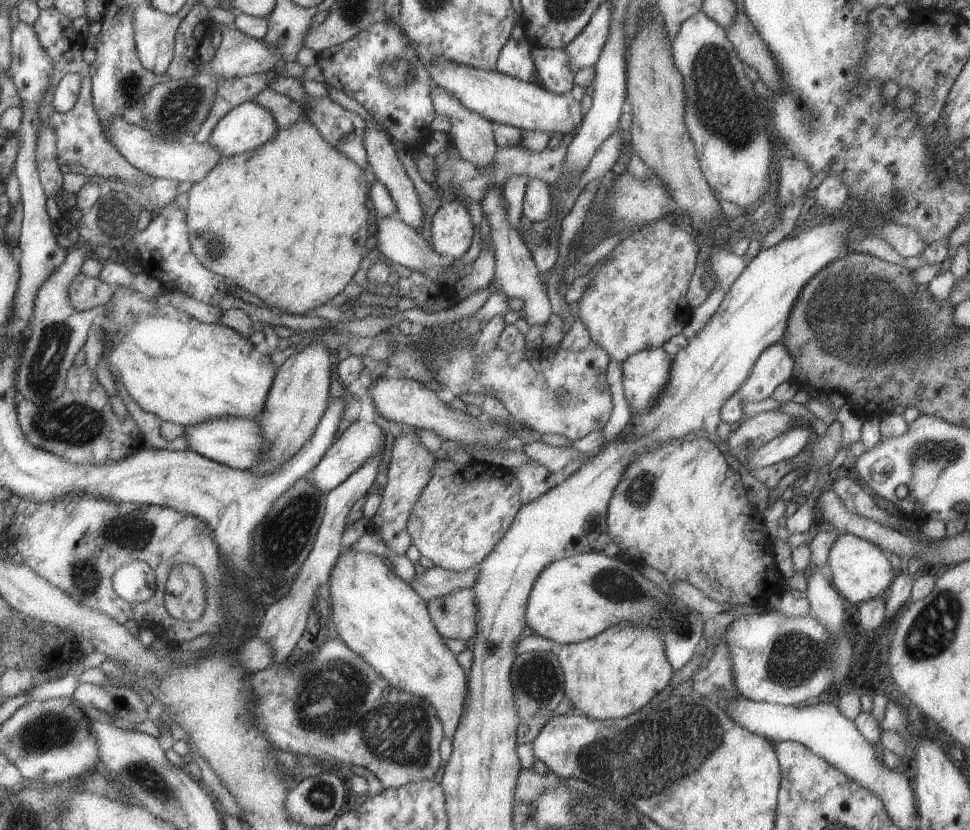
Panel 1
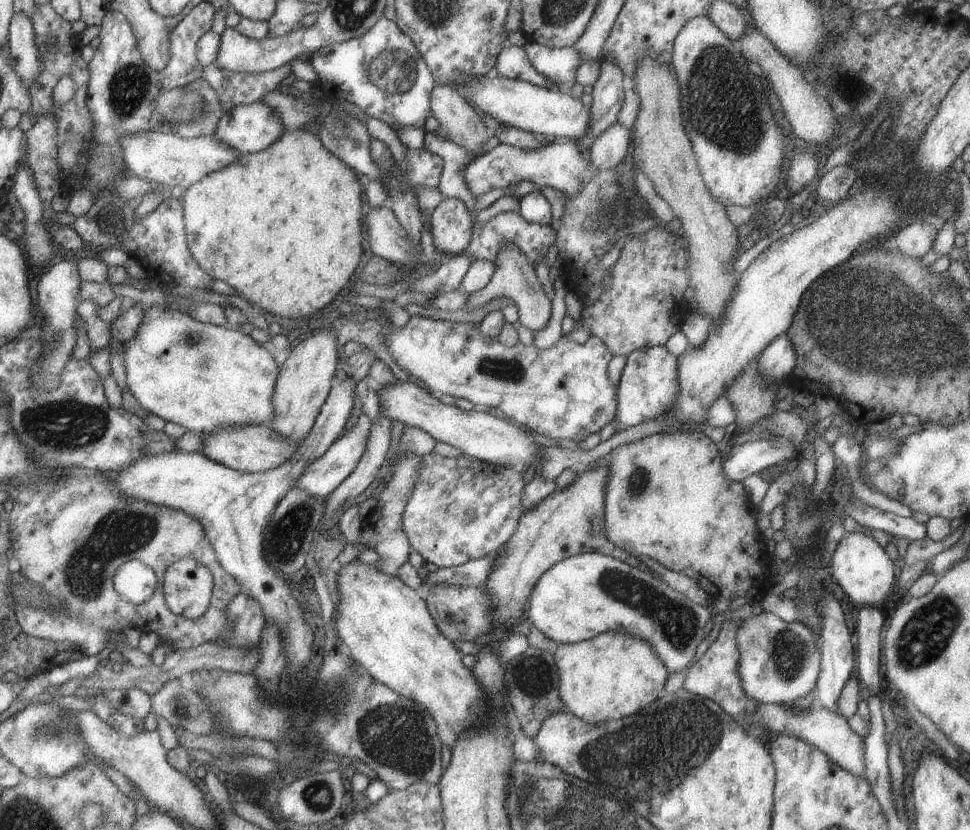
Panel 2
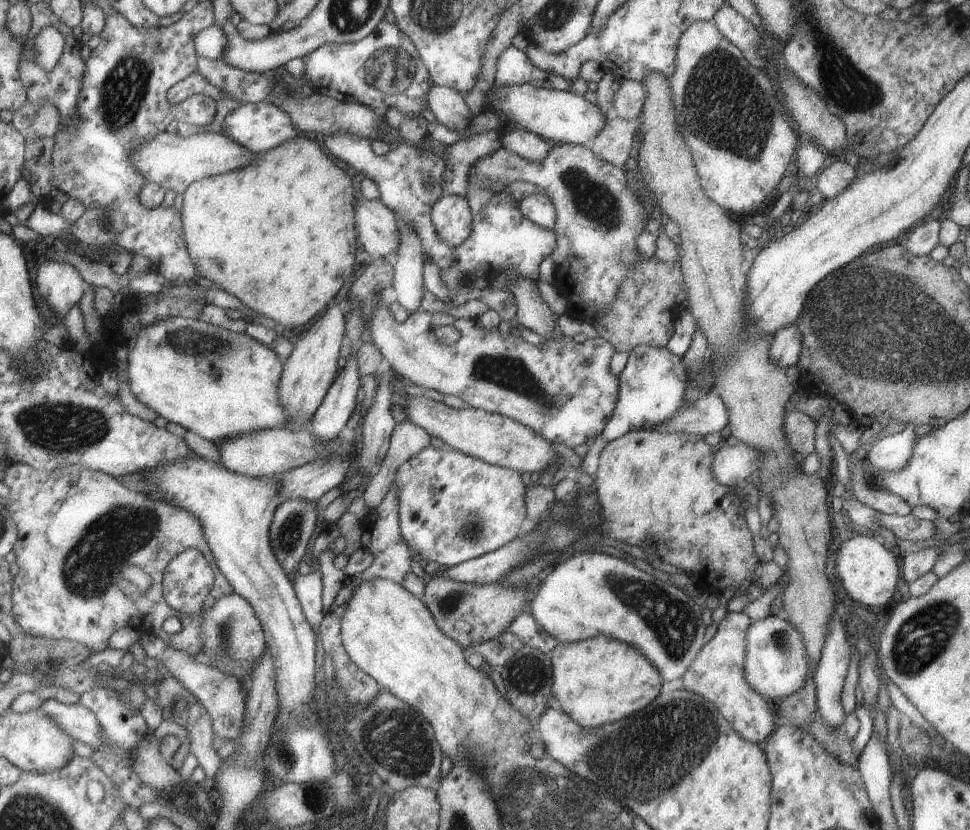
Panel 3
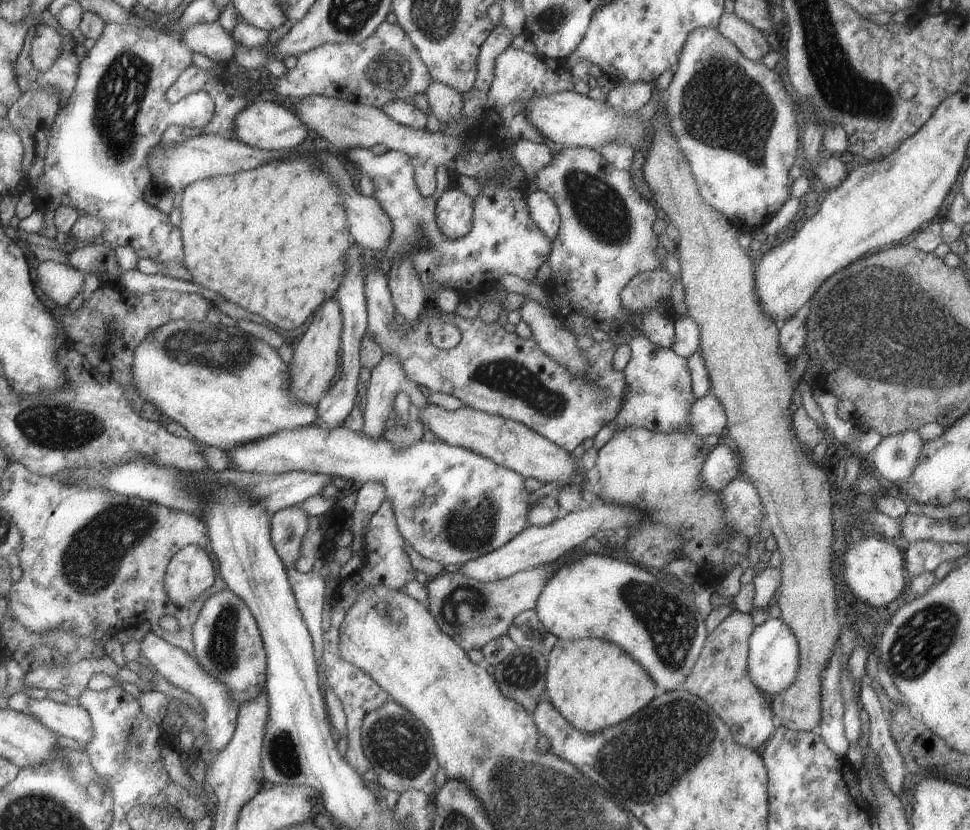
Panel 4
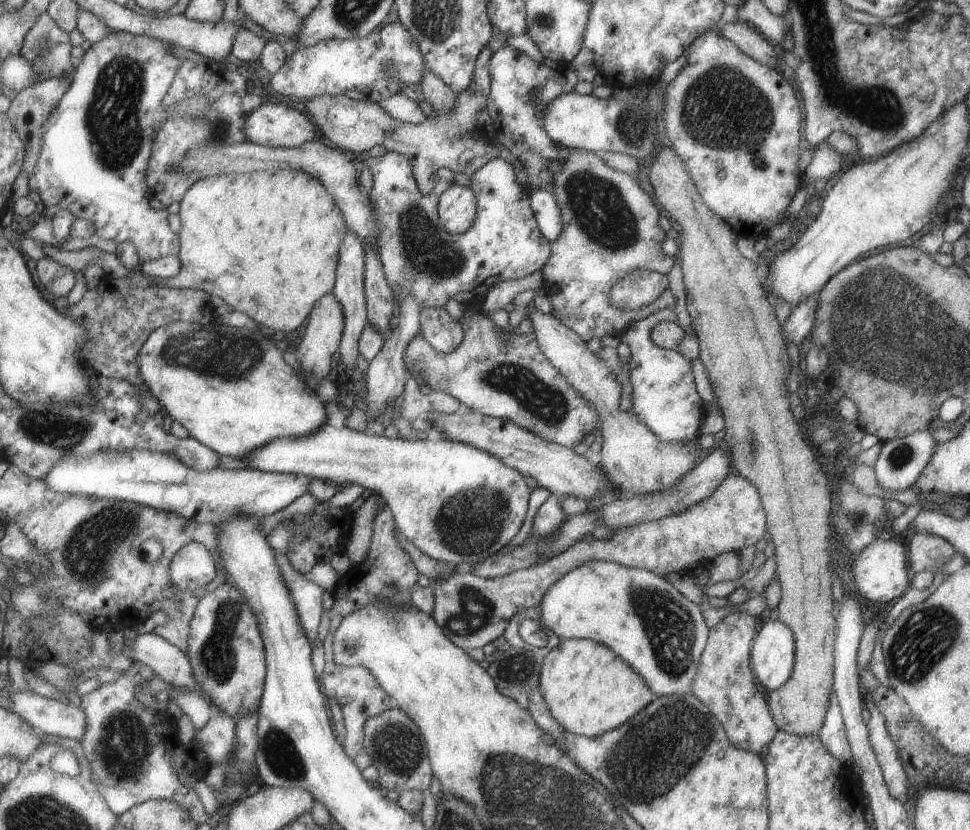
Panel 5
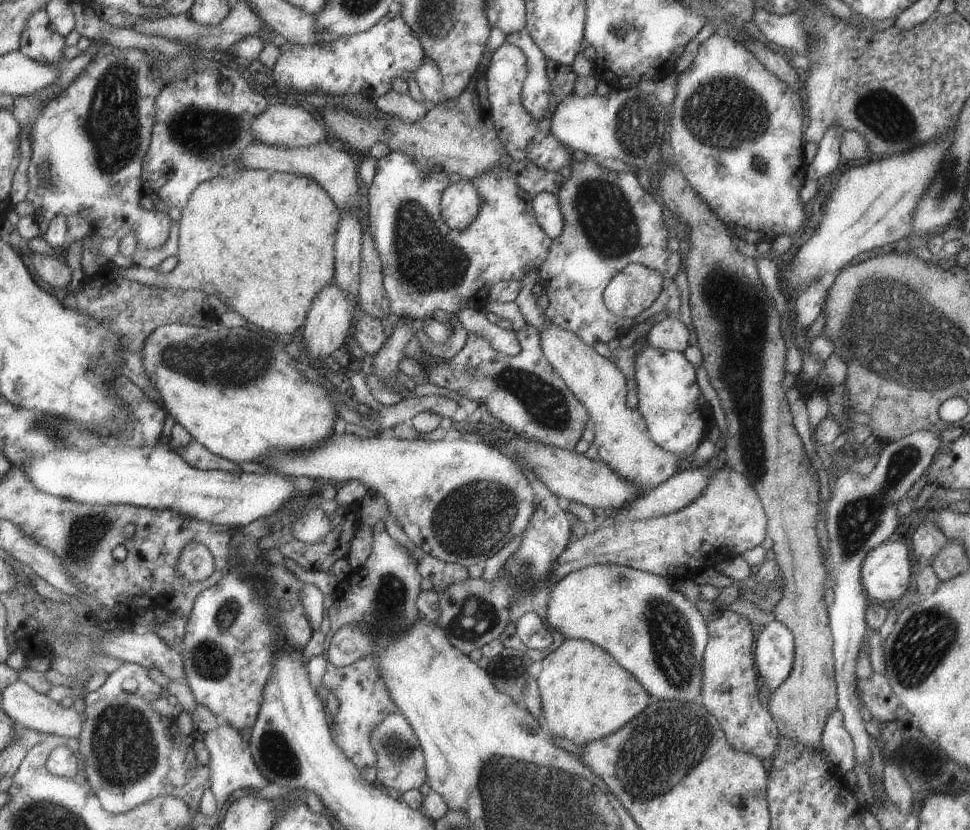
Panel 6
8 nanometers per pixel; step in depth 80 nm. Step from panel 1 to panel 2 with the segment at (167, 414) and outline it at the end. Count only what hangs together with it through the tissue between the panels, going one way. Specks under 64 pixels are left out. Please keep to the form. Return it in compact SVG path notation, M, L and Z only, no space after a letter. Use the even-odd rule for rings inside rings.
M155 305L142 309L142 319L133 338L123 341L122 346L125 388L129 389L145 412L165 422L177 423L186 431L191 430L198 435L223 425L259 425L268 421L274 413L270 398L278 364L263 345L258 345L241 331L202 323L179 309Z

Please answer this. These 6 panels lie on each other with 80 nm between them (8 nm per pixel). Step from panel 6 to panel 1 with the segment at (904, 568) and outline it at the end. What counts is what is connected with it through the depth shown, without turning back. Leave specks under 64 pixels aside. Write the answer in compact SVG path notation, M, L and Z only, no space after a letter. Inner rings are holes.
M847 533L837 535L826 559L832 586L845 600L855 605L881 595L893 580L893 568L886 555L877 545L866 540Z

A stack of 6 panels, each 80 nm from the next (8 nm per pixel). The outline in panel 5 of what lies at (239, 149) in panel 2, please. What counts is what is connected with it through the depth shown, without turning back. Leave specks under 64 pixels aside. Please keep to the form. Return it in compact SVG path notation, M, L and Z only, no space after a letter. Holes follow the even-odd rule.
M261 103L244 119L244 137L256 145L291 148L320 137L305 114L279 103Z

